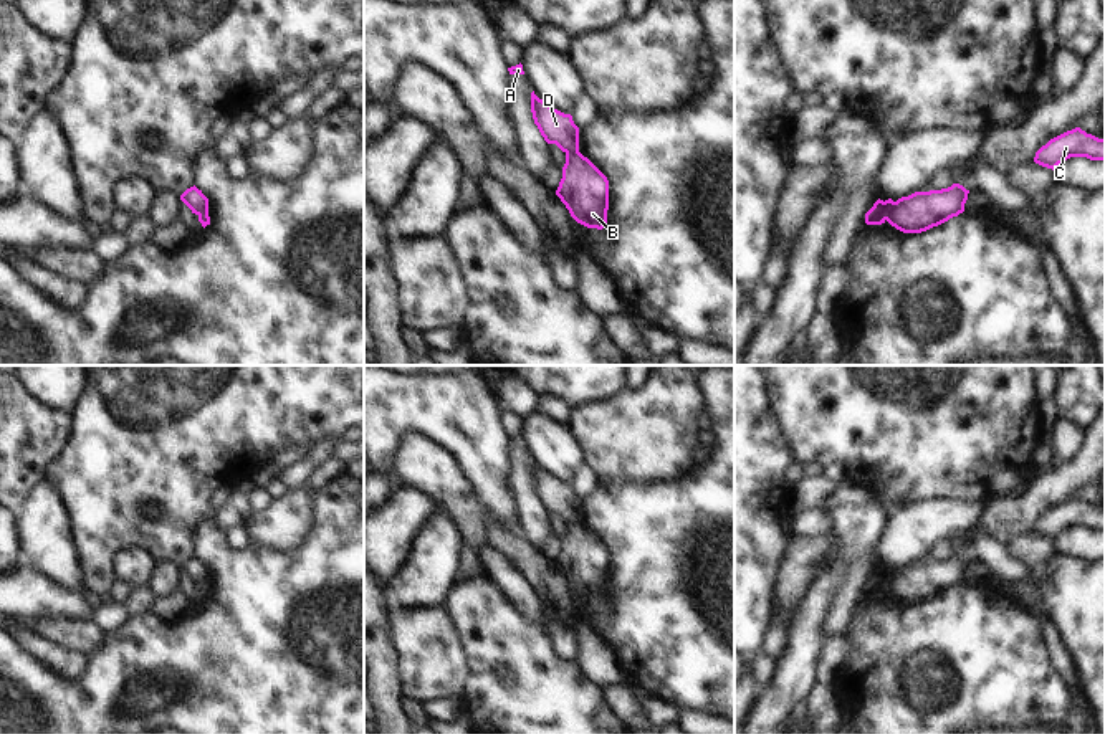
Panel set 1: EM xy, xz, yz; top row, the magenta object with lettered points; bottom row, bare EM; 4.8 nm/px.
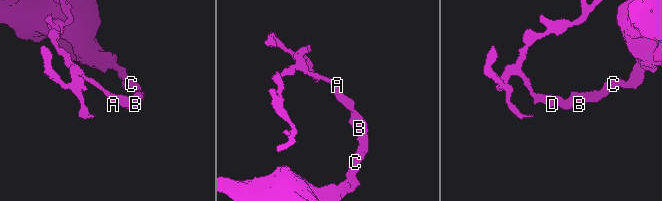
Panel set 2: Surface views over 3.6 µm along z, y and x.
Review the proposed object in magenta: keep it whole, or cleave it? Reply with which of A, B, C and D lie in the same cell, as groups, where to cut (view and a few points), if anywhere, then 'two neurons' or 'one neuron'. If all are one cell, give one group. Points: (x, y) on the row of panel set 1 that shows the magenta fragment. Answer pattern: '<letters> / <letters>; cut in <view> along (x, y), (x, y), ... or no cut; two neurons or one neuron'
A D / B C; cut in yz along (895, 202), (885, 219); two neurons

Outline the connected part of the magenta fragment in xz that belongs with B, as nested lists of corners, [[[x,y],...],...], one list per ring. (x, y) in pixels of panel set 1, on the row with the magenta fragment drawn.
[[[579,150],[566,154],[556,195],[577,223],[597,230],[607,225],[609,180]]]

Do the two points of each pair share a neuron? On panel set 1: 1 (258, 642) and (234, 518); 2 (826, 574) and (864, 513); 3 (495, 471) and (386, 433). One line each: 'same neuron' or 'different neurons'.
1: different neurons
2: same neuron
3: same neuron

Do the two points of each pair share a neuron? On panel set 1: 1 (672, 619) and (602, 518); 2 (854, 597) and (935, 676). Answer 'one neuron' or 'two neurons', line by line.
1: one neuron
2: two neurons

